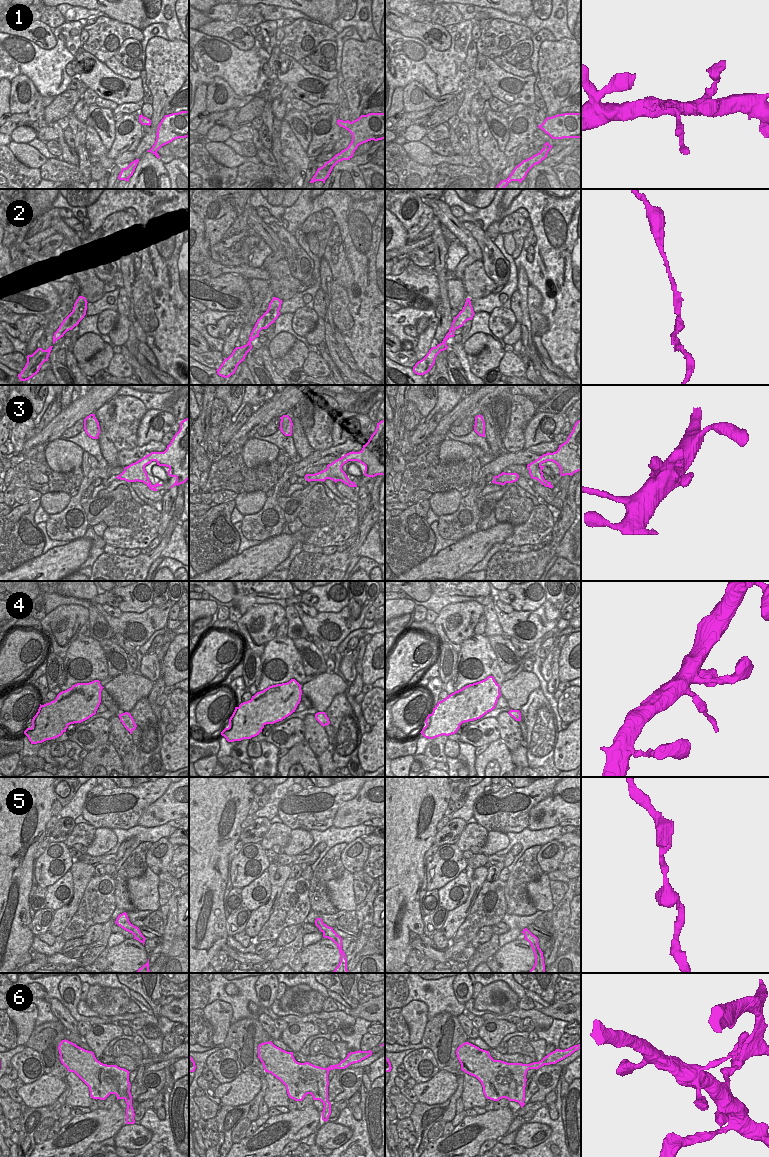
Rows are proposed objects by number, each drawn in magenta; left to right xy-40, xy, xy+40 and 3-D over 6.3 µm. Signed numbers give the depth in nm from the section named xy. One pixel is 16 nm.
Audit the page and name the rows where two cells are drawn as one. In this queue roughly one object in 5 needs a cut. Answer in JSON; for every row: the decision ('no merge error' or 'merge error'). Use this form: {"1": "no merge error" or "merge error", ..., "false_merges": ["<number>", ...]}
{"1": "no merge error", "2": "no merge error", "3": "no merge error", "4": "no merge error", "5": "no merge error", "6": "merge error", "false_merges": ["6"]}

